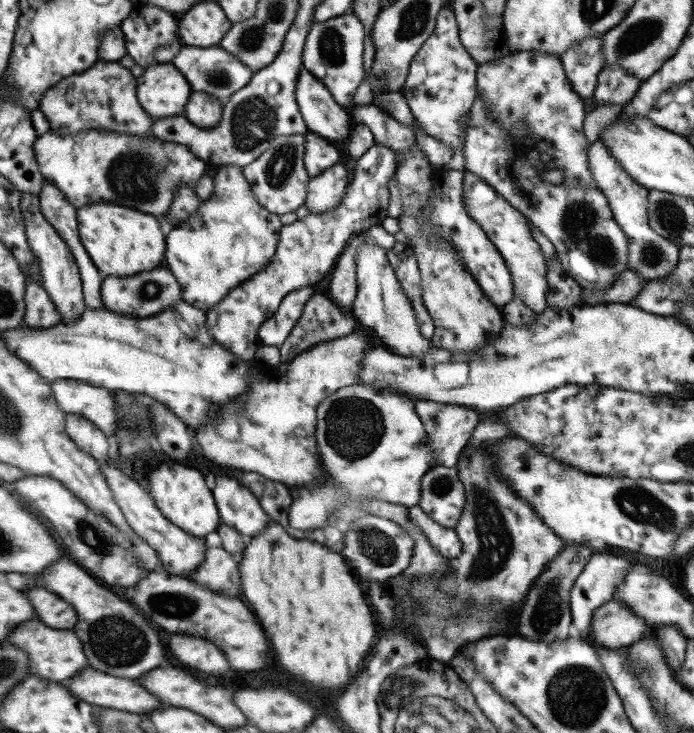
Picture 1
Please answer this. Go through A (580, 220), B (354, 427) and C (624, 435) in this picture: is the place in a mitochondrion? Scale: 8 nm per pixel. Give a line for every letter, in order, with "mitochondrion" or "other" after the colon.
A: mitochondrion
B: mitochondrion
C: other

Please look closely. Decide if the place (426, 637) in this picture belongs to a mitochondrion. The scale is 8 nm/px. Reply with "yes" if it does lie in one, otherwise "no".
no

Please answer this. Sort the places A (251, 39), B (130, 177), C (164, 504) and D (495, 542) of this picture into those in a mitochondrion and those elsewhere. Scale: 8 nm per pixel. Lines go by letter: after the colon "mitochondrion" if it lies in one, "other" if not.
A: mitochondrion
B: mitochondrion
C: other
D: mitochondrion

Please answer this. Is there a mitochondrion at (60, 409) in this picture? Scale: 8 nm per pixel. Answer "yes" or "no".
no

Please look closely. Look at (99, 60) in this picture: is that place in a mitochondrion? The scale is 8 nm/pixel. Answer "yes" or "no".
no

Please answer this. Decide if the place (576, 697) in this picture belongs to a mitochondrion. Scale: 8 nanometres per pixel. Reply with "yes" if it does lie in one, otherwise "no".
yes

